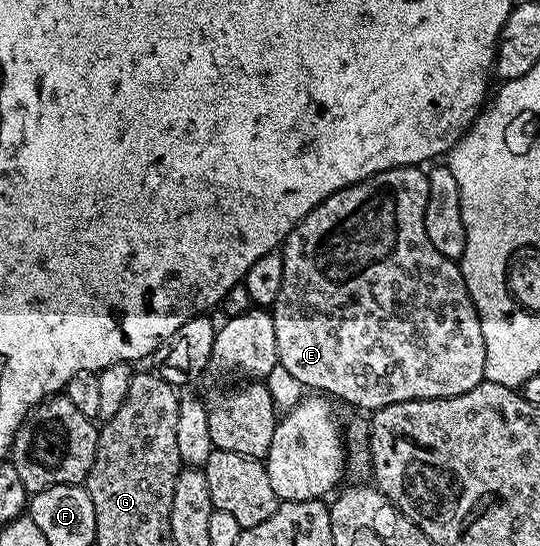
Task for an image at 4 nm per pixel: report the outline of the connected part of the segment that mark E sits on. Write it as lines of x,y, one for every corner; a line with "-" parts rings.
419,166
380,171
377,175
352,183
326,197
314,210
306,213
299,225
284,238
282,289
278,293
278,301
272,303
270,310
274,321
274,338
278,341
279,364
285,366
287,372
296,377
304,389
313,387
313,392
323,393
333,400
345,399
353,409
359,409
364,403
380,403
385,407
402,401
449,399
470,393
470,389
485,382
486,341
482,337
480,318
466,289
459,262
442,257
442,253
430,245
430,237
426,237
424,214
427,196
428,176

